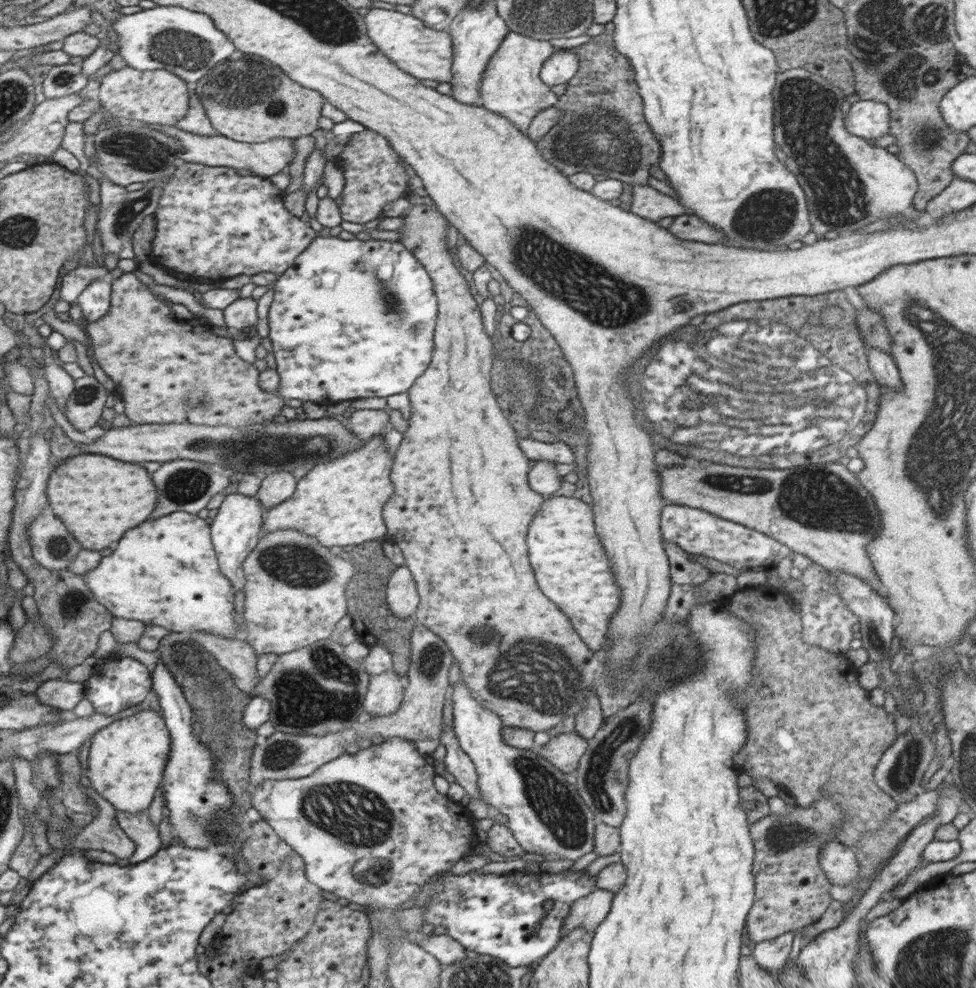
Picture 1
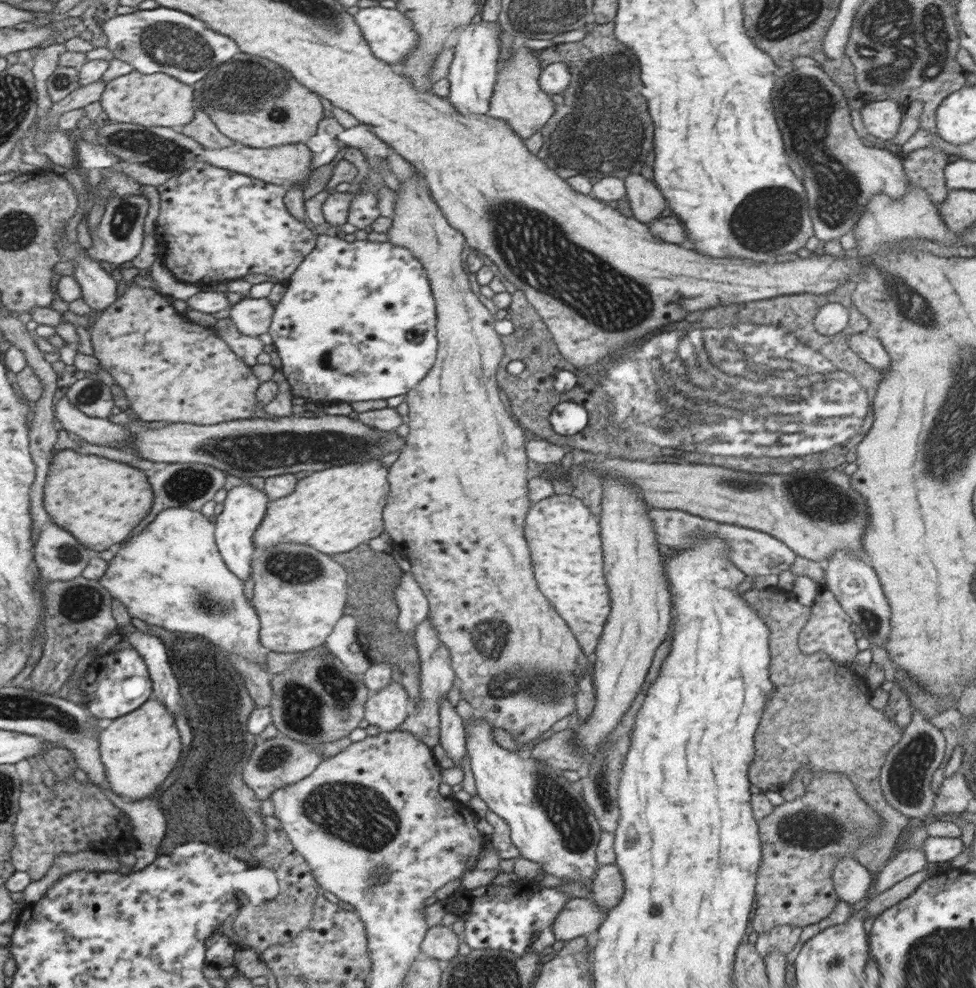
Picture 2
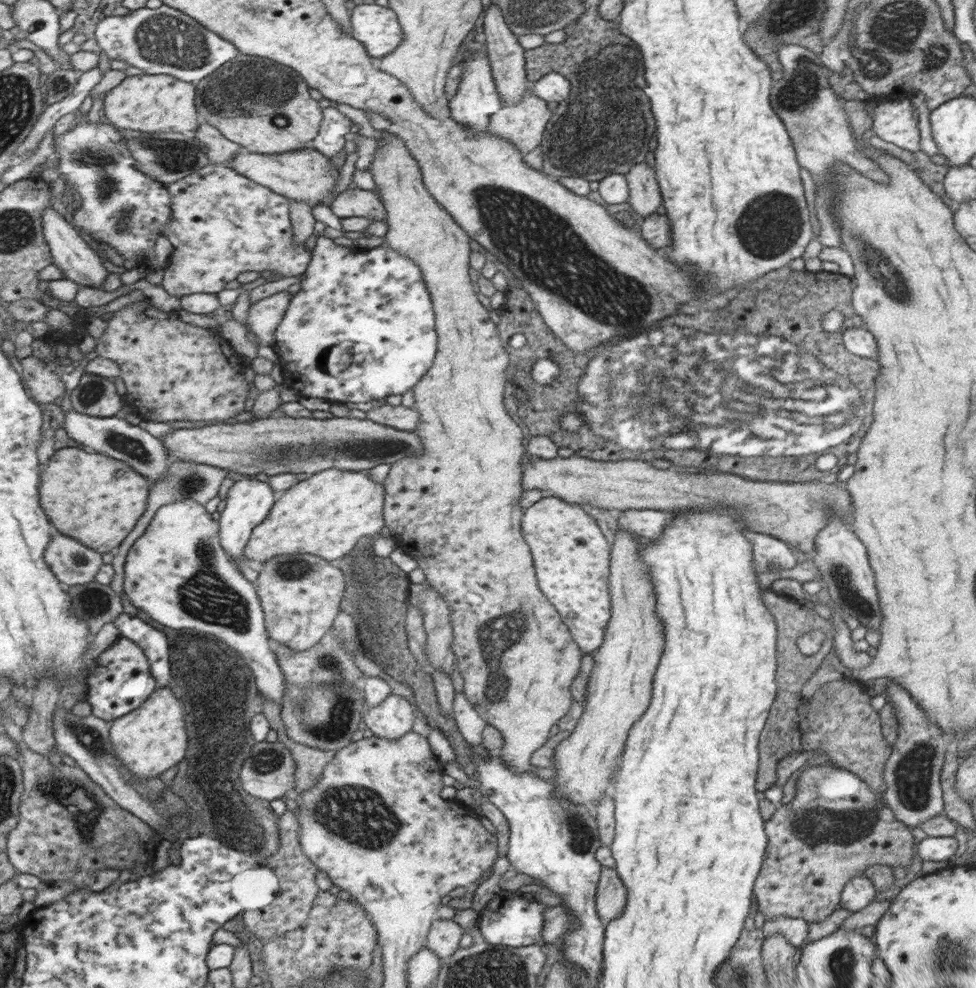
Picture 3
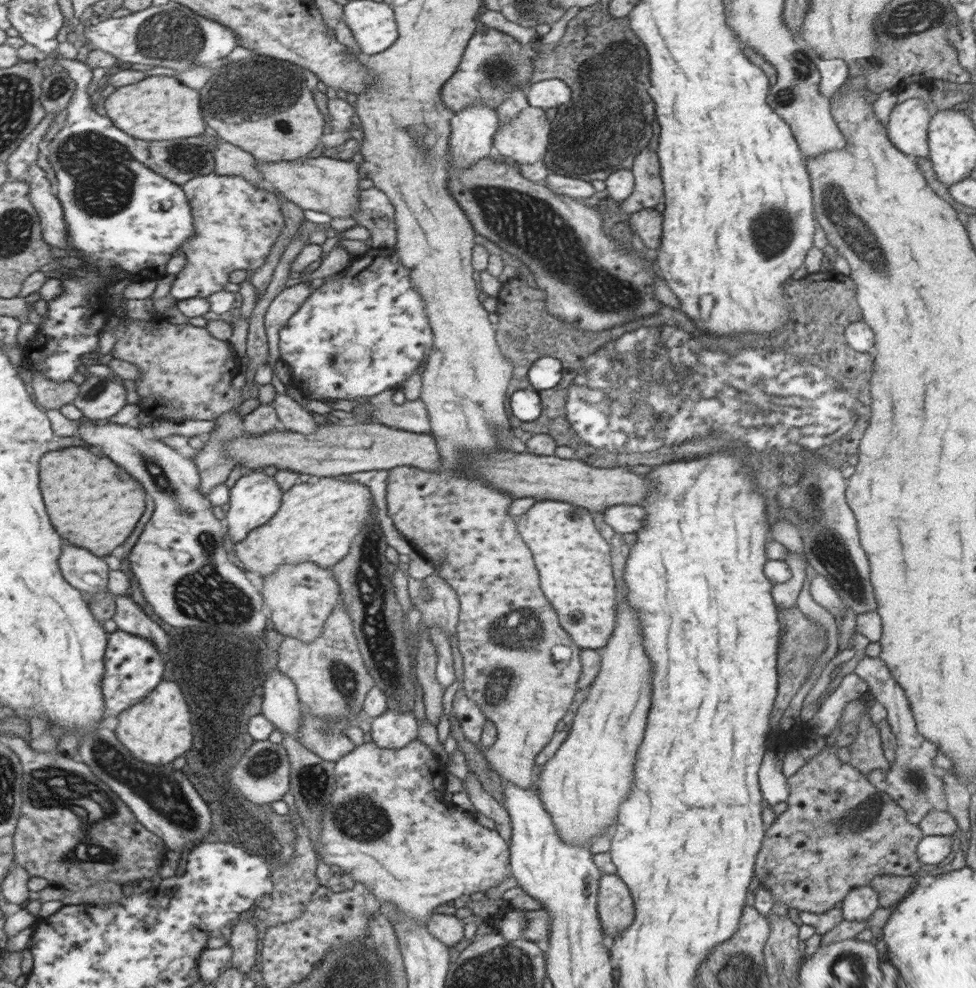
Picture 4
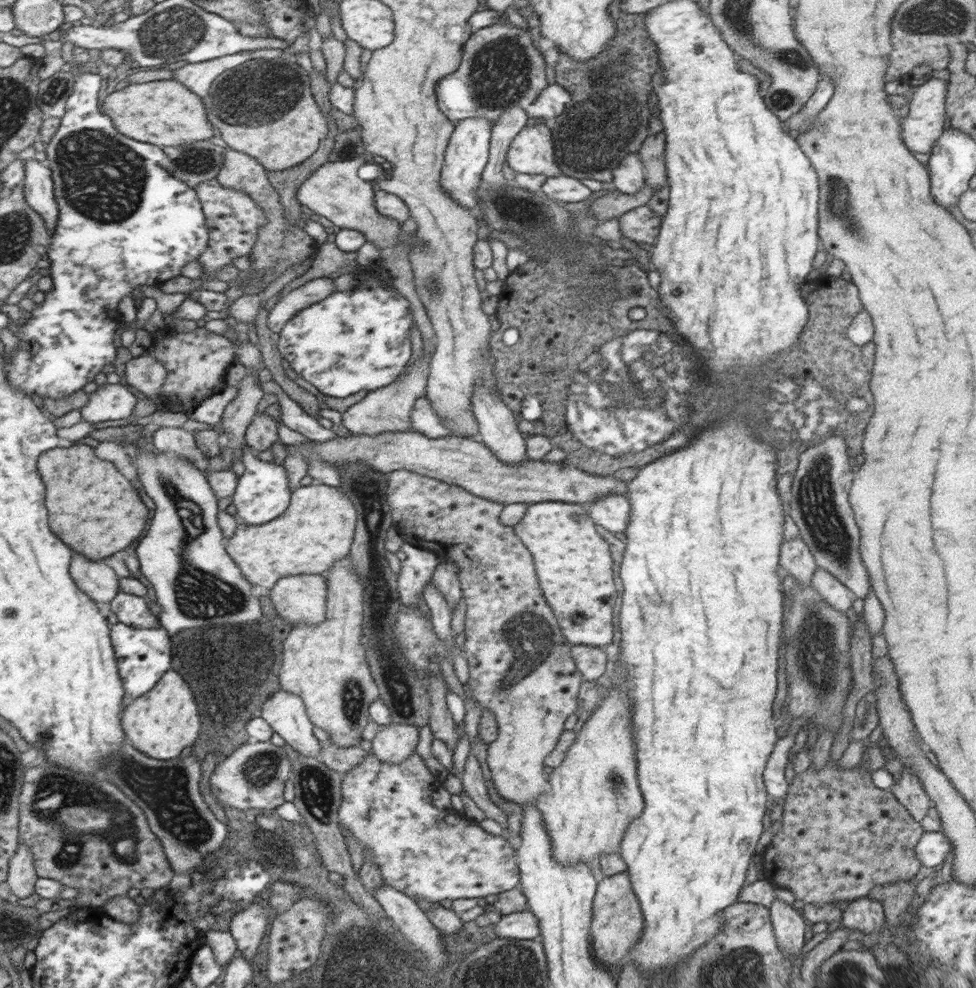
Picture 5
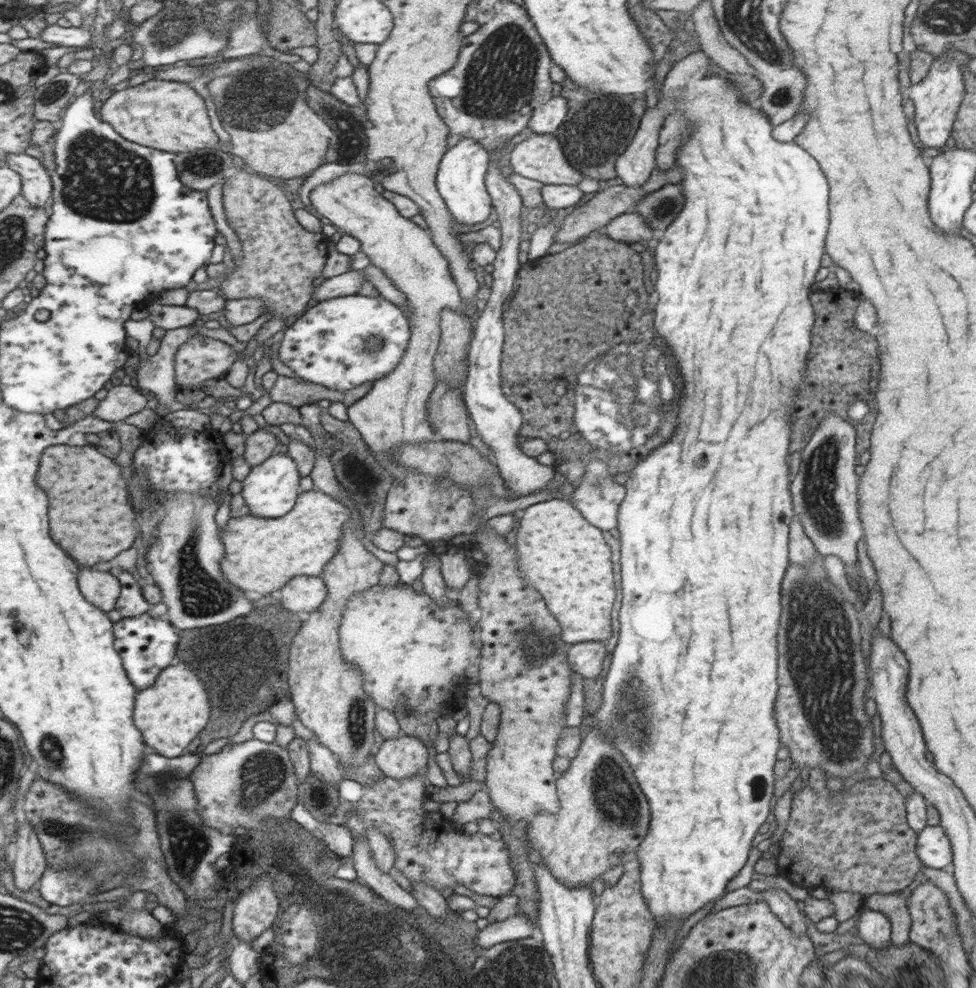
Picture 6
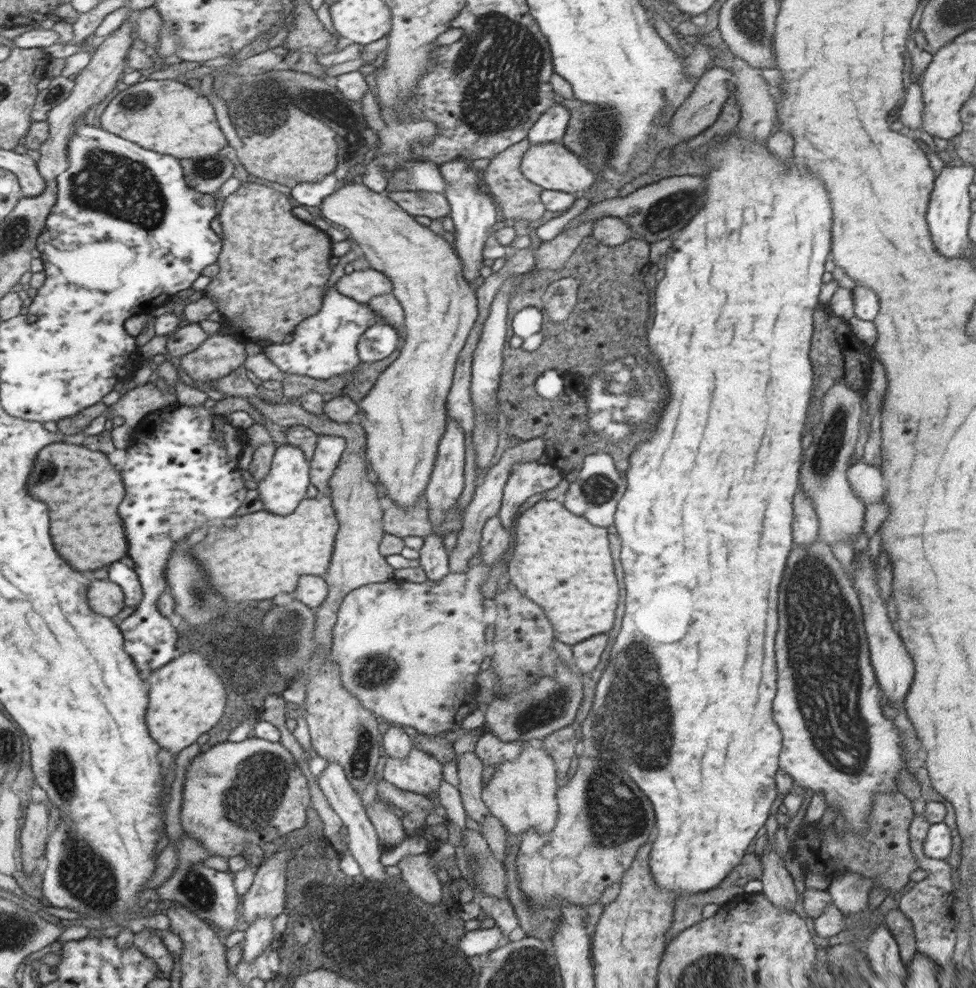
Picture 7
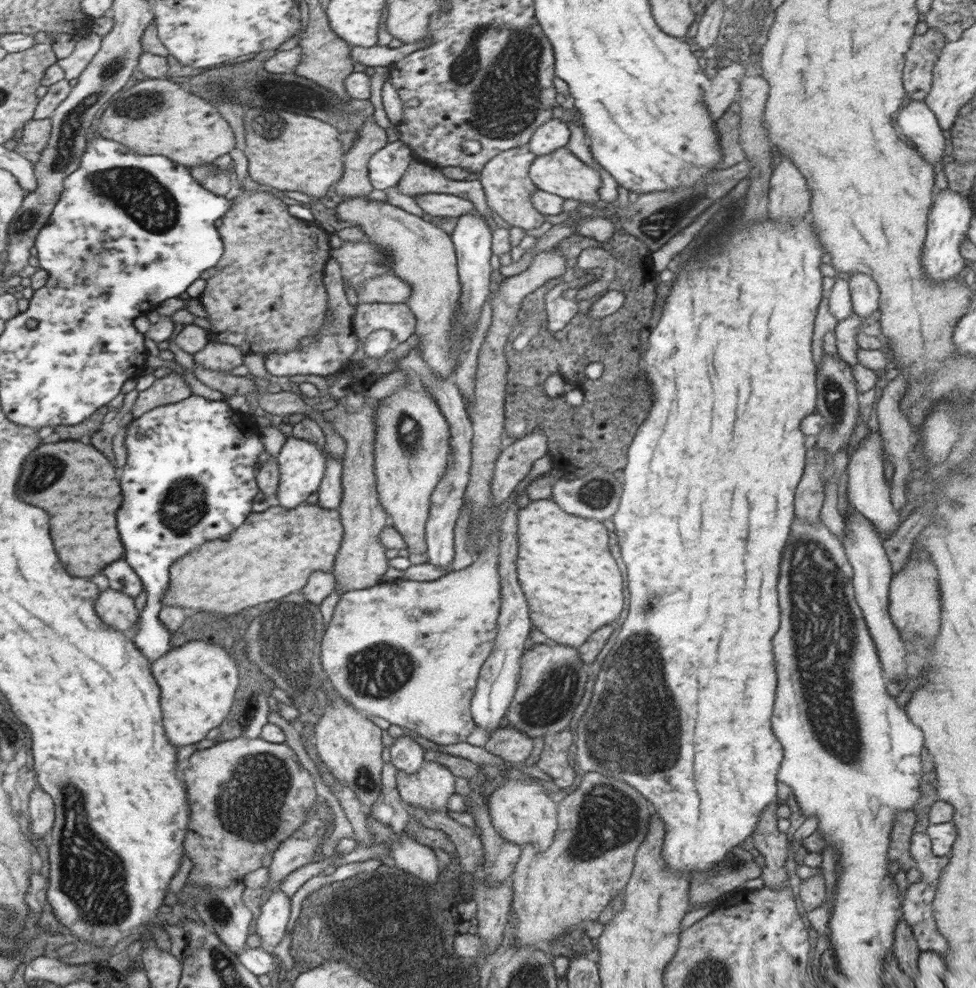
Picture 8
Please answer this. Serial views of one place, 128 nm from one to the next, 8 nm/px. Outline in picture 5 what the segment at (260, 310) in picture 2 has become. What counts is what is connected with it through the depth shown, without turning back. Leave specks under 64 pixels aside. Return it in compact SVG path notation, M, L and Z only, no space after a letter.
M322 277L311 280L294 290L286 296L270 305L268 318L268 328L274 333L280 333L294 315L304 307L320 302L324 297L336 291L334 280Z

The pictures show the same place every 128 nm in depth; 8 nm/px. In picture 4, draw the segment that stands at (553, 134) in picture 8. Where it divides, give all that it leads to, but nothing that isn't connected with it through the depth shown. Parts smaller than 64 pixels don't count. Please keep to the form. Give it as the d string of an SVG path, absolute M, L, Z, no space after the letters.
M550 78L531 83L527 88L529 108L560 108L571 100L571 87L562 79Z

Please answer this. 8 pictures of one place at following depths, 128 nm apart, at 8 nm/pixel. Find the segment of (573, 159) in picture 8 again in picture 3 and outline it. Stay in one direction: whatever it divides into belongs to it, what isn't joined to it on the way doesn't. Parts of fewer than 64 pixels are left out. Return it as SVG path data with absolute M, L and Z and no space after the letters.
M534 82L528 84L529 90L520 102L503 104L503 108L490 117L488 129L492 135L511 142L523 155L541 144L553 112L548 102L531 92Z

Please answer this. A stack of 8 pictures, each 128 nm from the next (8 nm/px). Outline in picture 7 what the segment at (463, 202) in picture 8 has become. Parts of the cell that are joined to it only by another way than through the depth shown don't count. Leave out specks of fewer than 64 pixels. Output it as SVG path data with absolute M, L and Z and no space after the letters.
M400 191L390 192L387 196L413 217L428 216L430 219L442 218L450 212L450 205L444 193Z

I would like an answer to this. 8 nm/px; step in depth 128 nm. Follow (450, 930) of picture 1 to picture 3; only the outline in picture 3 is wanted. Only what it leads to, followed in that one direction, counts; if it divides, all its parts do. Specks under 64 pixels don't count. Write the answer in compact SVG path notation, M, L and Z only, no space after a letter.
M501 891L480 912L477 925L486 944L512 948L522 948L532 944L541 945L544 942L541 930L544 924L543 912L546 907L548 906L541 902L530 902L518 898L509 891Z

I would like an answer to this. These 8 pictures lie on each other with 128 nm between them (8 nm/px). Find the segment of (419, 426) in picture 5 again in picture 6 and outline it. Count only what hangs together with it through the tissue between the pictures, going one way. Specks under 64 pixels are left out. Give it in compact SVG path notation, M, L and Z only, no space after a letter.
M439 384L433 393L434 399L428 398L429 419L436 437L442 441L470 442L470 423L467 407L464 406L463 392L452 390L450 386Z

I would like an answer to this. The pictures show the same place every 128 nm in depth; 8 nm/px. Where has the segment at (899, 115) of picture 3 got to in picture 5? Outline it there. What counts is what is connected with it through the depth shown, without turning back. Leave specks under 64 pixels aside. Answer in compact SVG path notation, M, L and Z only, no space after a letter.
M931 77L928 82L915 87L910 85L909 82L892 82L890 80L888 80L886 86L884 86L884 90L890 95L906 95L909 91L913 91L908 115L904 118L904 121L900 123L900 136L912 152L929 153L934 143L939 139L940 135L942 135L944 128L946 128L948 121L946 116L948 87L949 82L936 77Z

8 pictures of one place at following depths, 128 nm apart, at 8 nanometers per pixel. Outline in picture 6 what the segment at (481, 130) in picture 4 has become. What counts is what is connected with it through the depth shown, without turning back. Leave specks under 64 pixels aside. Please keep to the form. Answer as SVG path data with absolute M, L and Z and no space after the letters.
M471 138L462 139L443 154L437 170L436 184L450 214L457 222L474 226L490 218L493 204L485 185L485 174L489 169L490 152Z

